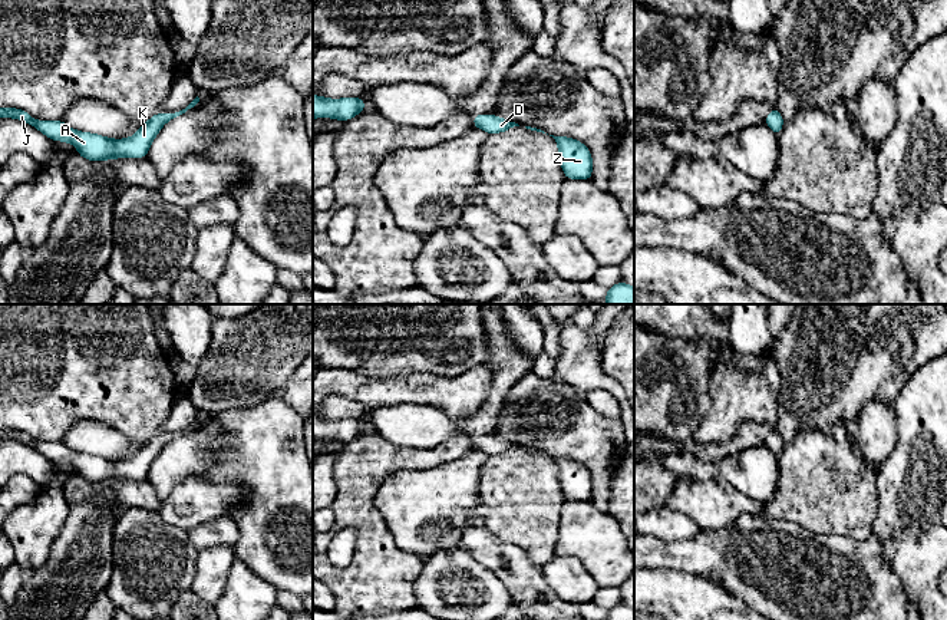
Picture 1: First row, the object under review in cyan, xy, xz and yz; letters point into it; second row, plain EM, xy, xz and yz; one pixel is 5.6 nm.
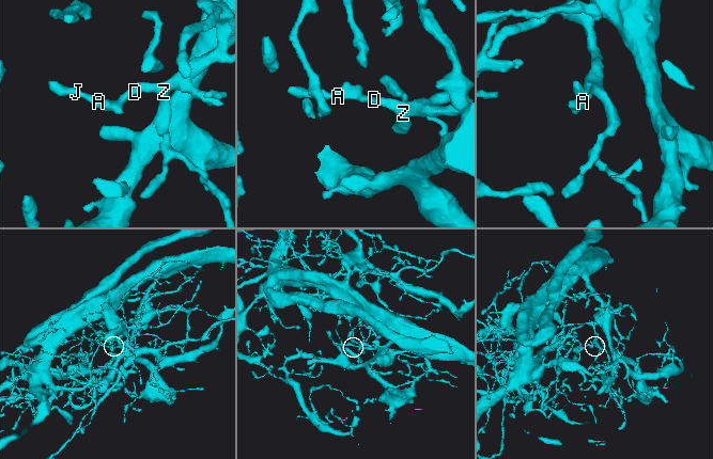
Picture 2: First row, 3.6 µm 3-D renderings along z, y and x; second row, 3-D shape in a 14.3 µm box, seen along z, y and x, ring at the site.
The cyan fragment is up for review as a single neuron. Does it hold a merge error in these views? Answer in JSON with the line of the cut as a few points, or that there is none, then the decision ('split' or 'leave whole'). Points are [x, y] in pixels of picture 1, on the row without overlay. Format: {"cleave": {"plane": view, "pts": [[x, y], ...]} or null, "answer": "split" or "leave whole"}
{"cleave": null, "answer": "leave whole"}

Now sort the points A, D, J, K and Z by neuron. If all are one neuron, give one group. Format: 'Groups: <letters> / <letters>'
Groups: A D J K Z

